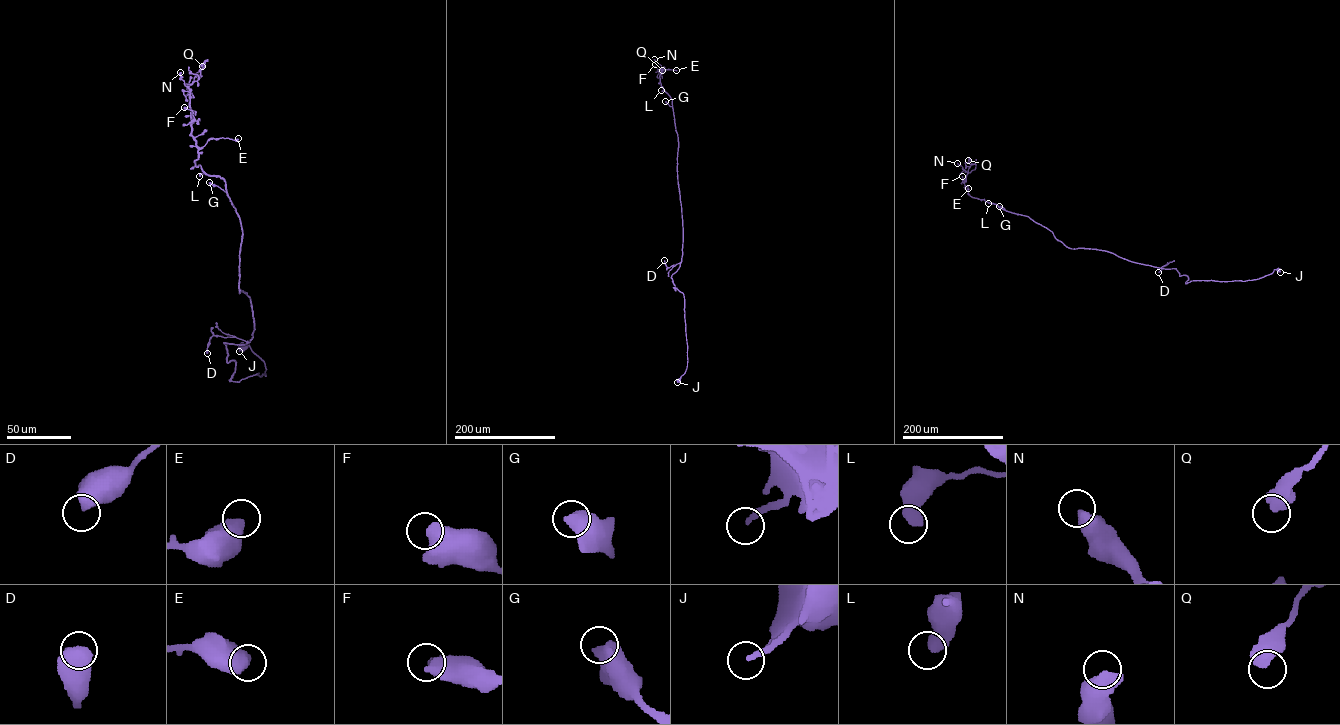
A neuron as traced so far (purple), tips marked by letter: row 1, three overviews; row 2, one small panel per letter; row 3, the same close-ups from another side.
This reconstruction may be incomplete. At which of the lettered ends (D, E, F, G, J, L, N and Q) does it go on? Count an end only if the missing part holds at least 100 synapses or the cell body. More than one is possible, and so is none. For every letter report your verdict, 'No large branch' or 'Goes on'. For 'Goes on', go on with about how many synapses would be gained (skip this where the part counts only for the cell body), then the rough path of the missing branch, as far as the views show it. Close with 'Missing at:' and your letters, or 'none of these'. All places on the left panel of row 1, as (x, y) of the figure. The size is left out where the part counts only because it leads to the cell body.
D: No large branch
E: No large branch
F: No large branch
G: No large branch
J: No large branch
L: No large branch
N: No large branch
Q: No large branch
Missing at: none of these

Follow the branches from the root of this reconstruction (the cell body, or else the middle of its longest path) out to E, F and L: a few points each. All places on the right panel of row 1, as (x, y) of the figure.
E: (1278, 269), (1256, 279), (1186, 283), (1188, 277), (1176, 268), (1068, 248), (1028, 217), (972, 197), (968, 188)
F: (1278, 269), (1256, 279), (1186, 283), (1188, 277), (1176, 268), (1067, 247), (1028, 217), (972, 197), (962, 176)
L: (1278, 269), (1256, 279), (1186, 283), (1188, 277), (1176, 268), (1068, 248), (1028, 217), (988, 203)

